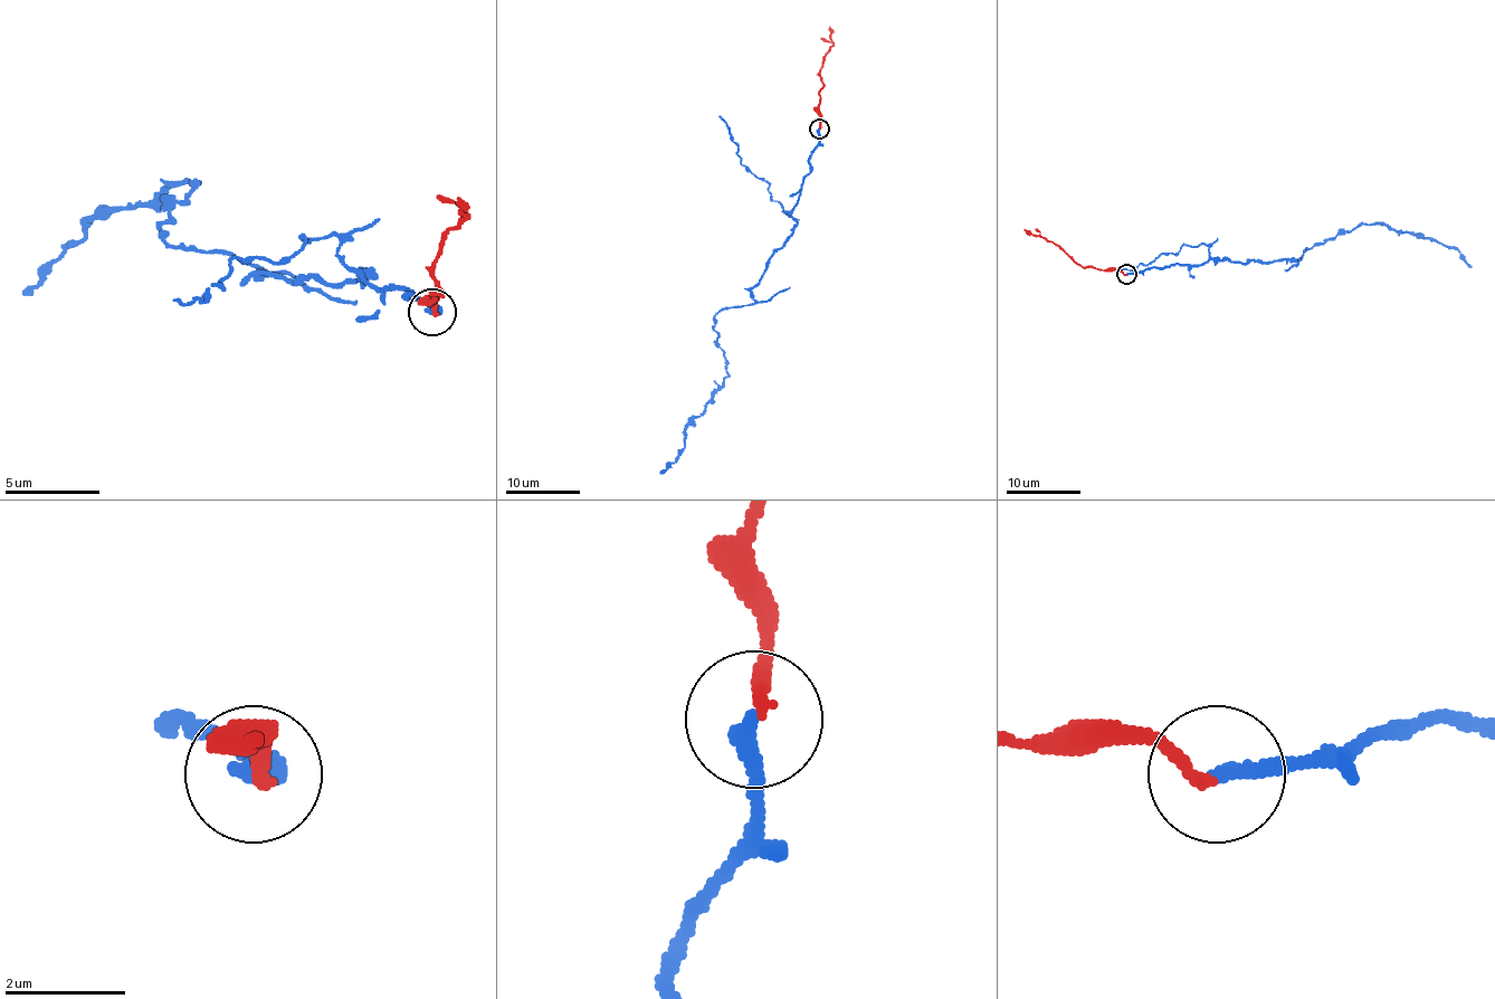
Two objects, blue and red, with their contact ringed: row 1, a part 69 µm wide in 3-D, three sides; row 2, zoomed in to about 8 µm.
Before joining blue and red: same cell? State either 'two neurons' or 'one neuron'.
two neurons

